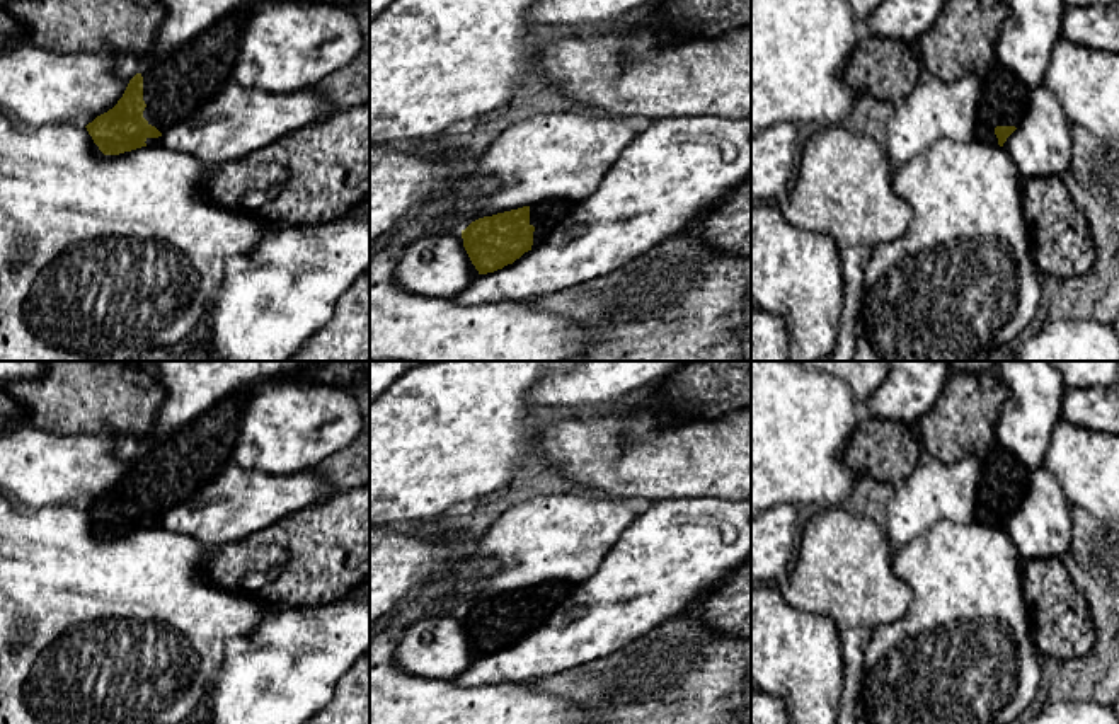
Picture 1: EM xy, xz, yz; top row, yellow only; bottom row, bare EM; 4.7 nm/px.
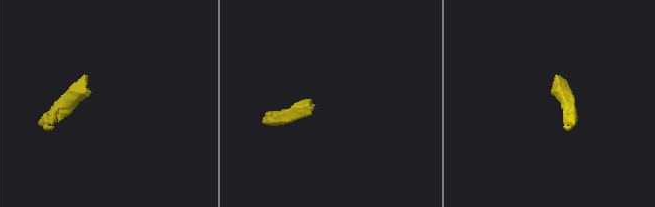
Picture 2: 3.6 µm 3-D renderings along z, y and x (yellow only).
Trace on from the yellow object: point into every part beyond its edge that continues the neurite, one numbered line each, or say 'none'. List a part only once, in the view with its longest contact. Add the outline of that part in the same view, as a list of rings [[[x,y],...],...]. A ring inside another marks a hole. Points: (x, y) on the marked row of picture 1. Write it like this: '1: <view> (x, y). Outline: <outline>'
1: xy (181, 82). Outline: [[[255,3],[223,15],[192,41],[175,46],[140,72],[148,124],[164,133],[233,82],[244,24]]]

